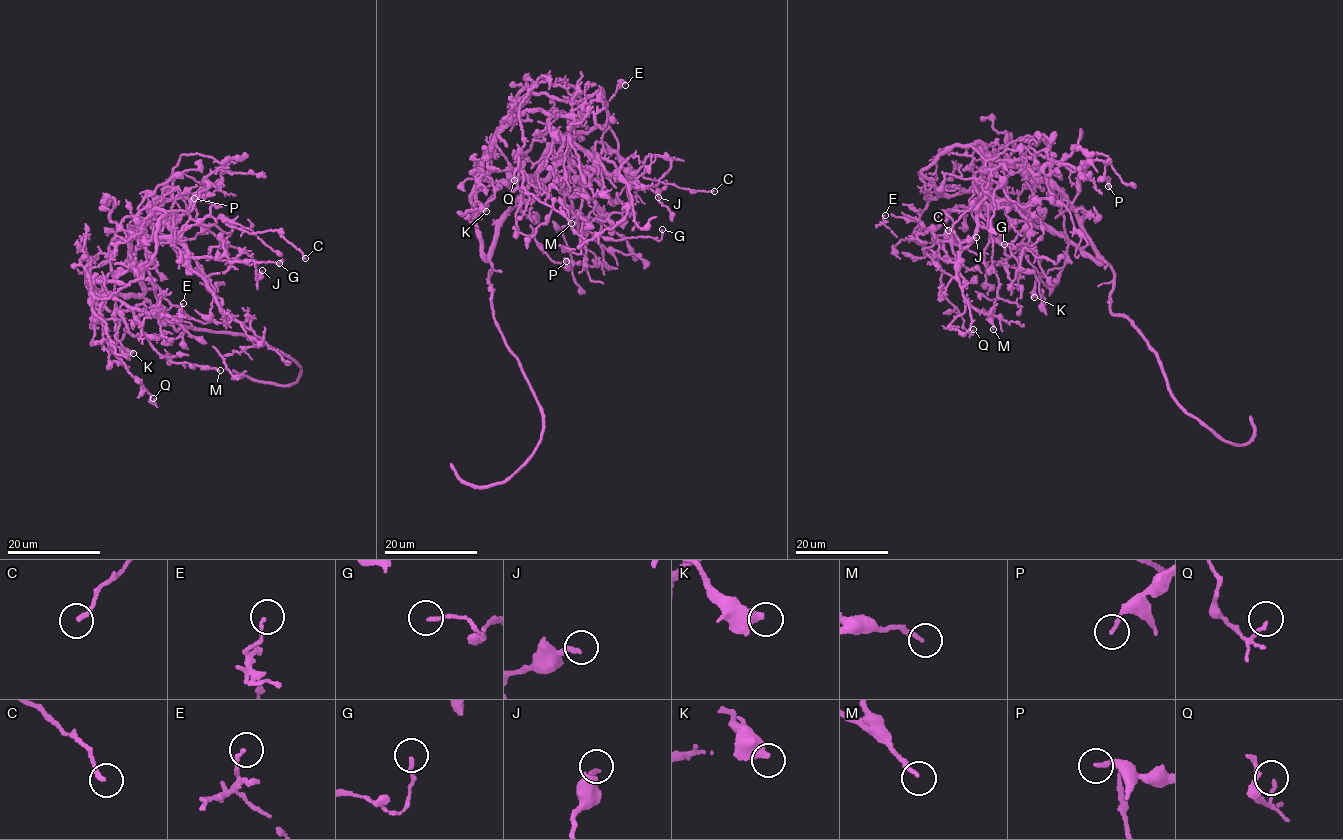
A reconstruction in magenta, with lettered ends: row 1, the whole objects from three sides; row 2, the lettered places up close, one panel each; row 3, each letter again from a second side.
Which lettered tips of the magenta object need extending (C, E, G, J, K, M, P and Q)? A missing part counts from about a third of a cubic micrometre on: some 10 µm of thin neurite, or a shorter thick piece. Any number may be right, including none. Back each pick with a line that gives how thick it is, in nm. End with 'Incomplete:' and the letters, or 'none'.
Incomplete: none

